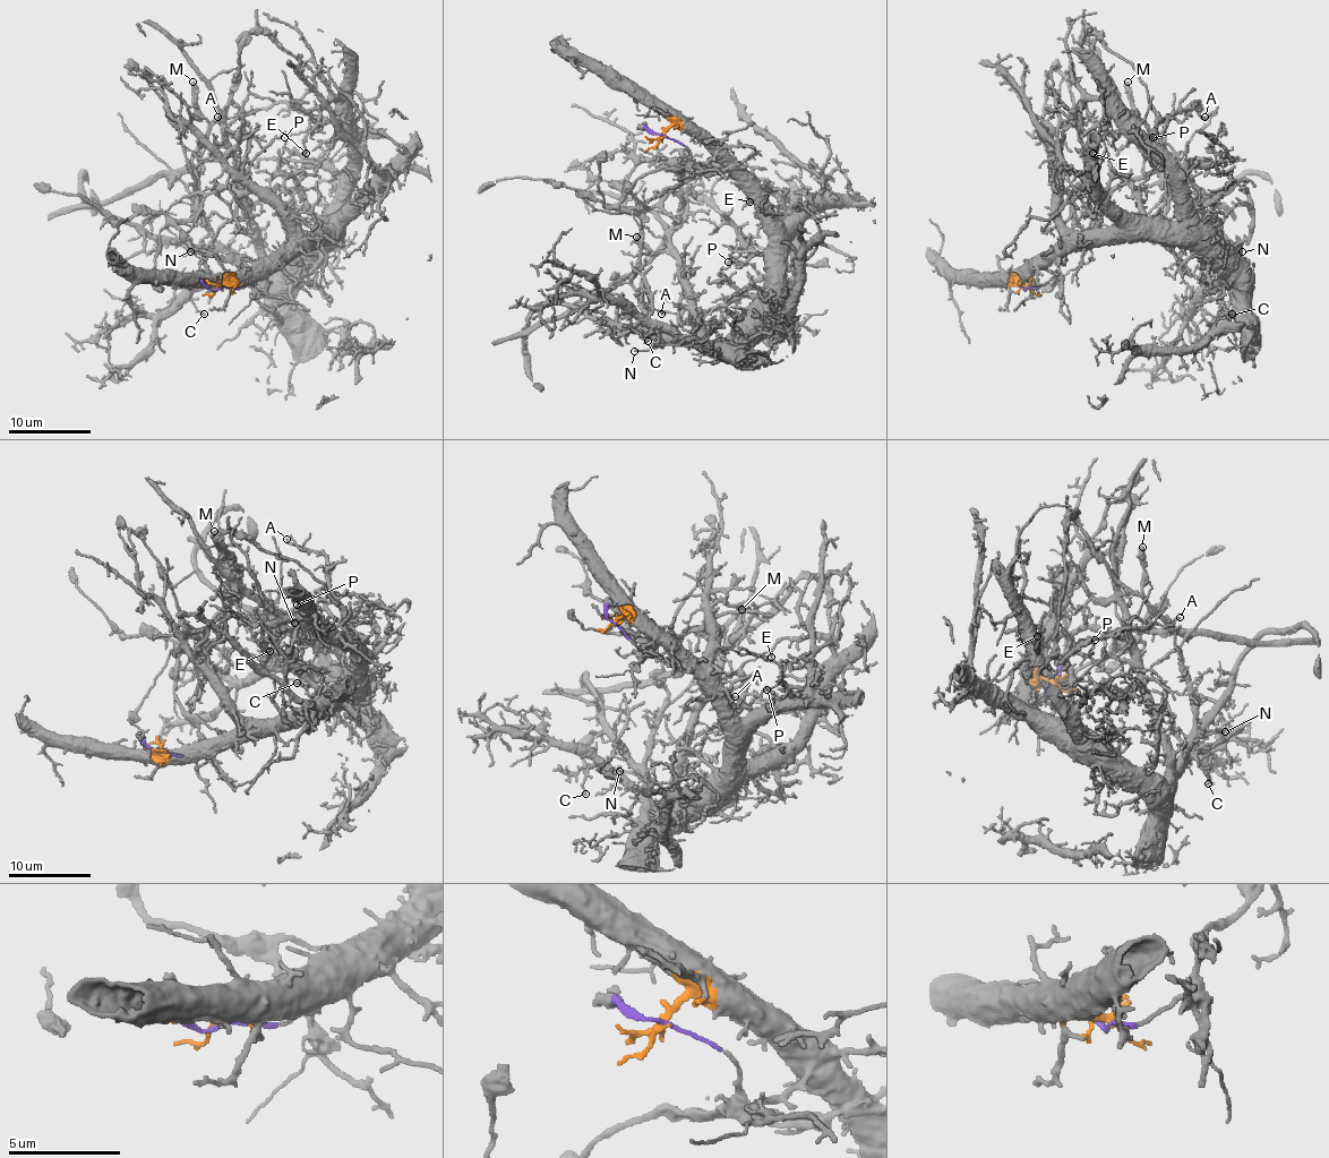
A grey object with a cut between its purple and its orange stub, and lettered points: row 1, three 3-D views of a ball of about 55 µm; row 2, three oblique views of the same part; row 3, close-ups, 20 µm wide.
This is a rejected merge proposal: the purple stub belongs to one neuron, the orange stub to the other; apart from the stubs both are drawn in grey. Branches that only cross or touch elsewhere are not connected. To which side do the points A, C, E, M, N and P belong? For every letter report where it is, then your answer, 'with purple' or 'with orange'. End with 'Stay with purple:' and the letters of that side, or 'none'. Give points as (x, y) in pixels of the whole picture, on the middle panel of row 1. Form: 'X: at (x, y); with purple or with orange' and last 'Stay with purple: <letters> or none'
A: at (661, 314); with orange
C: at (648, 341); with orange
E: at (749, 202); with orange
M: at (636, 237); with purple
N: at (634, 351); with orange
P: at (728, 262); with orange
Stay with purple: M

